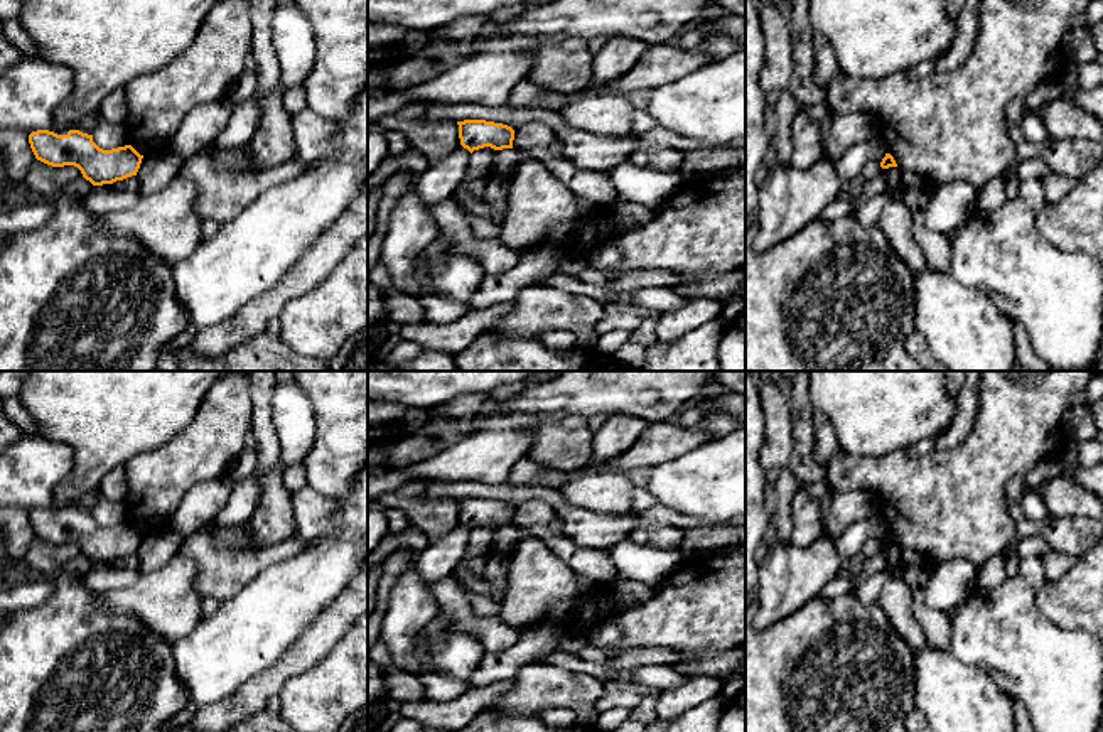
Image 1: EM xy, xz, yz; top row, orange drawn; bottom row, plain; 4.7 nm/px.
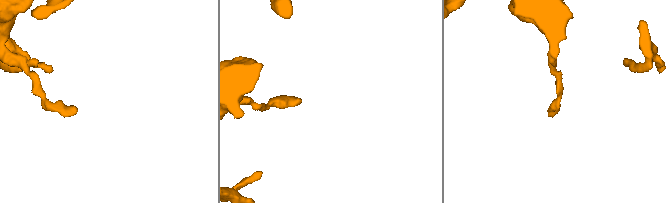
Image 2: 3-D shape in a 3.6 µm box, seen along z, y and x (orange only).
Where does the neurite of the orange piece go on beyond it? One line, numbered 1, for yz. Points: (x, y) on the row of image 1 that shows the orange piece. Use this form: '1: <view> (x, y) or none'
1: none

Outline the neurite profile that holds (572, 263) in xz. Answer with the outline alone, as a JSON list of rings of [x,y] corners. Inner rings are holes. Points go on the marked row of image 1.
[[[565,250],[558,263],[558,273],[578,277],[587,266],[589,258],[585,255]]]

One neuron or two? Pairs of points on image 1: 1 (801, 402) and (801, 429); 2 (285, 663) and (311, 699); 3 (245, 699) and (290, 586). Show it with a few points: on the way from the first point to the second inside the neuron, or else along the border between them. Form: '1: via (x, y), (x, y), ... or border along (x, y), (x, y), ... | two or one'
1: via (801, 409), (801, 422) | one
2: border along (328, 653), (312, 667), (294, 675), (277, 694) | two
3: border along (287, 651), (223, 699) | two

